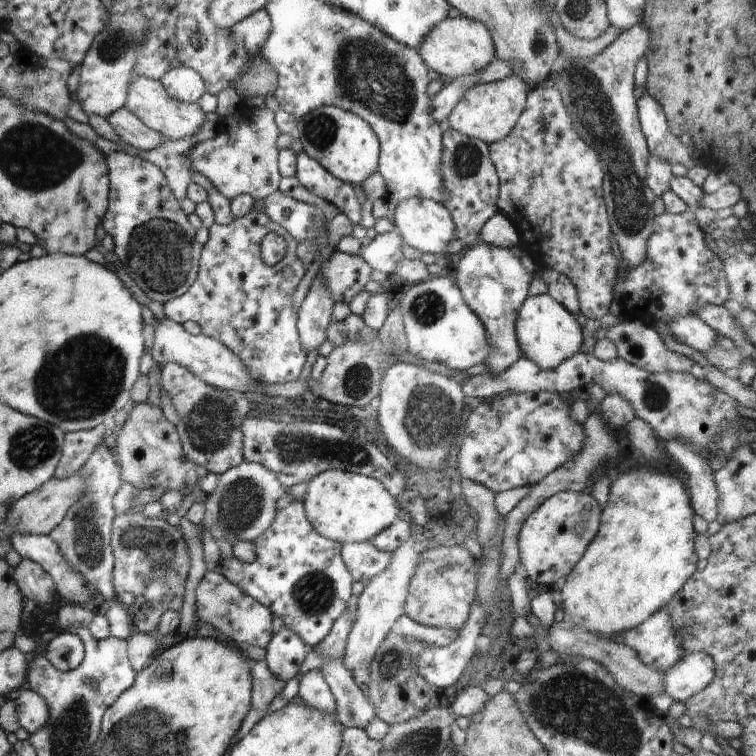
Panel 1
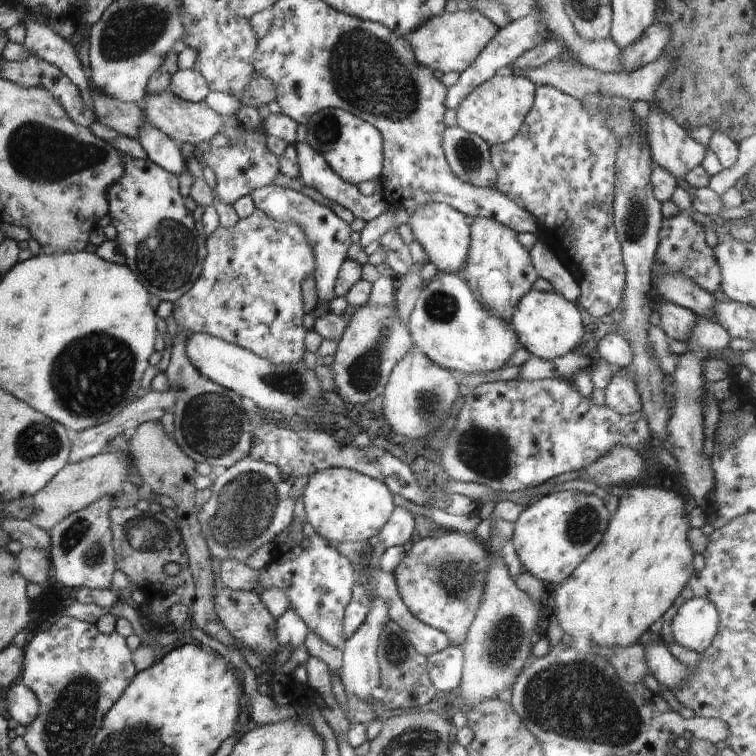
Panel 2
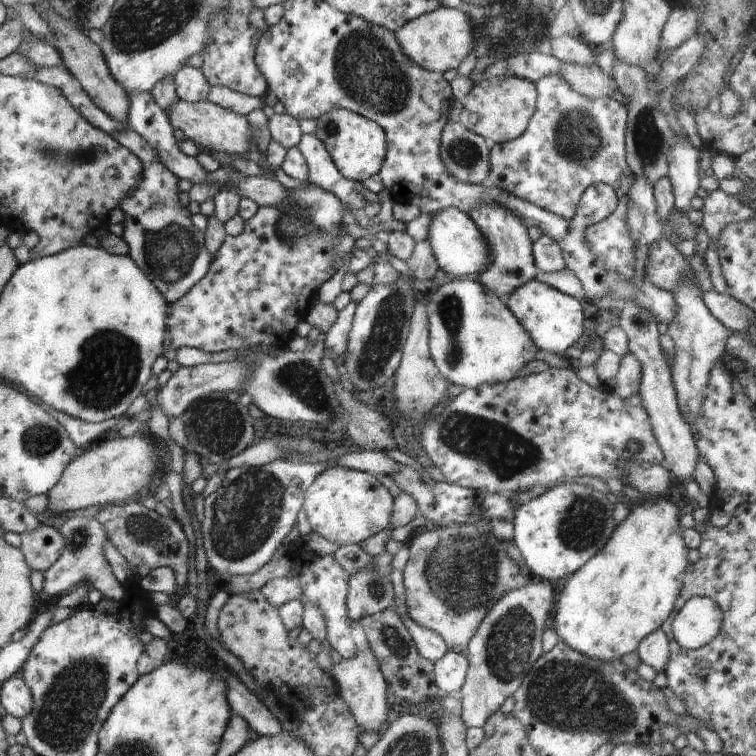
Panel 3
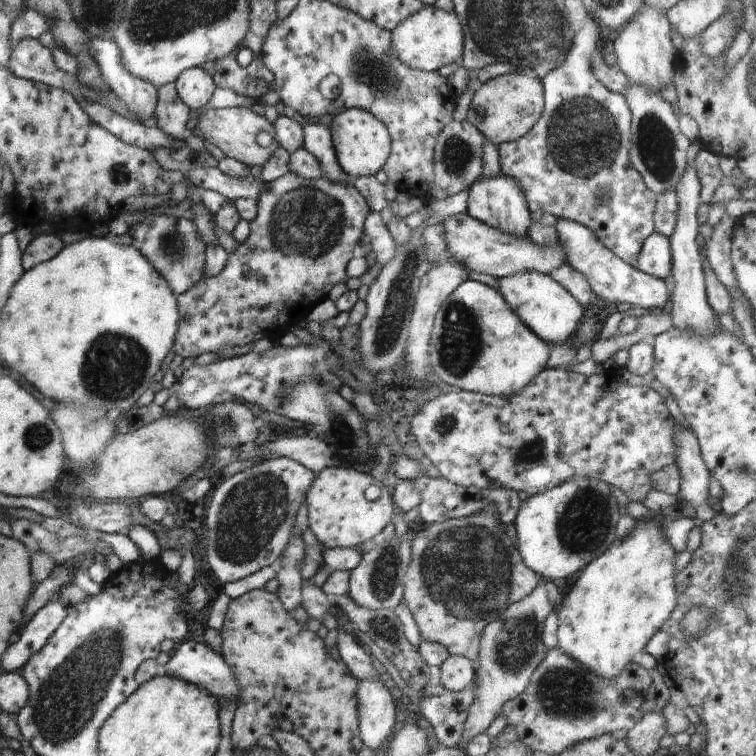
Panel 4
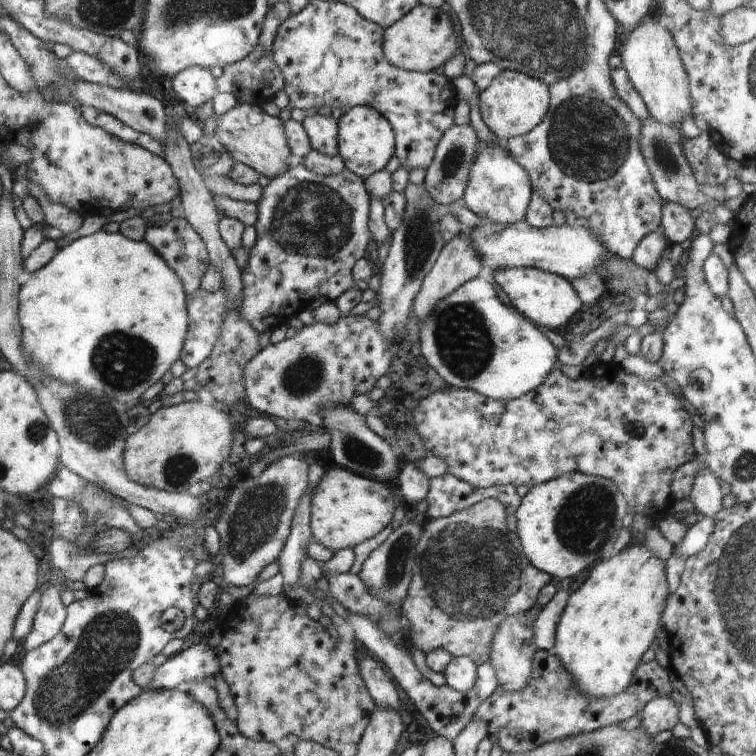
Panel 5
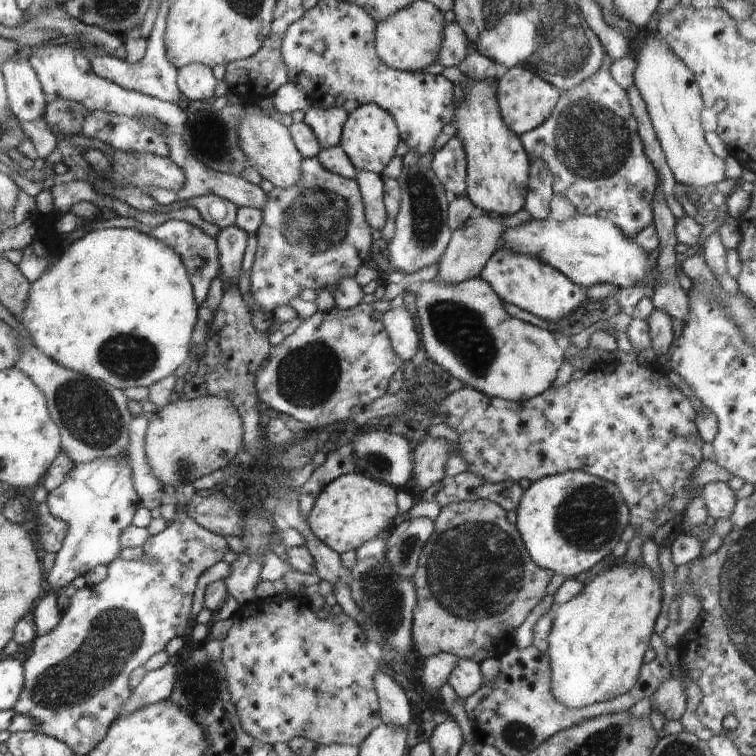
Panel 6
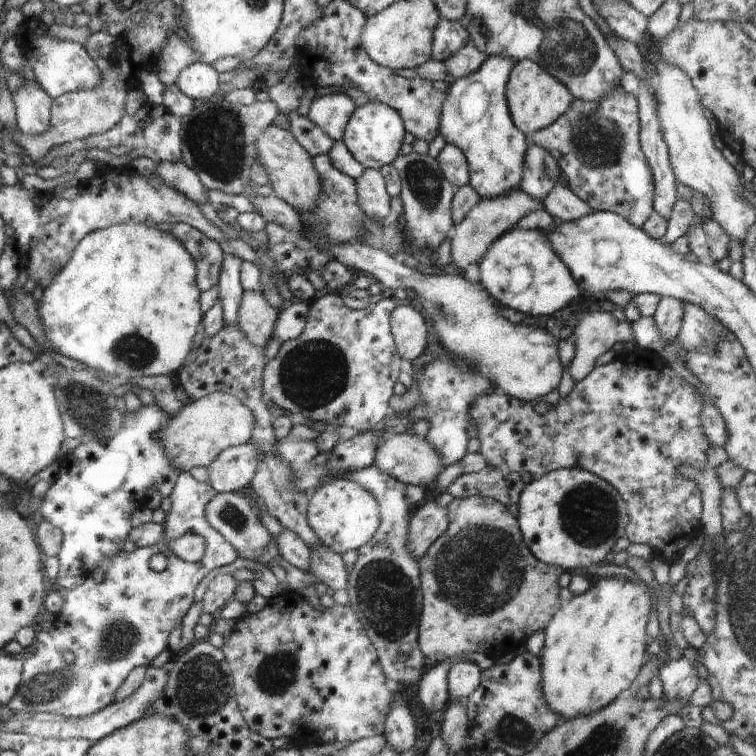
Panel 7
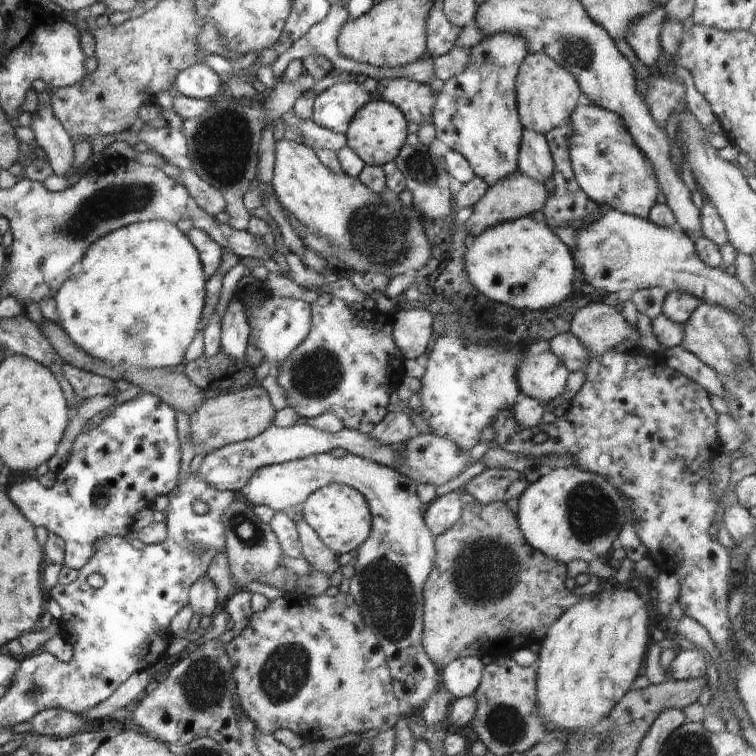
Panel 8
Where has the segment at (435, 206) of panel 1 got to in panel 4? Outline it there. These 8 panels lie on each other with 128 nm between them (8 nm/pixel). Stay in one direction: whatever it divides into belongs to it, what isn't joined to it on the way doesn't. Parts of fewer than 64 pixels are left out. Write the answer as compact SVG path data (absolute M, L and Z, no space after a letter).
M457 213L443 220L446 252L468 272L490 274L494 278L509 277L524 271L549 275L565 262L565 250L558 244L554 249L537 247L528 236L513 237L472 218L468 213Z

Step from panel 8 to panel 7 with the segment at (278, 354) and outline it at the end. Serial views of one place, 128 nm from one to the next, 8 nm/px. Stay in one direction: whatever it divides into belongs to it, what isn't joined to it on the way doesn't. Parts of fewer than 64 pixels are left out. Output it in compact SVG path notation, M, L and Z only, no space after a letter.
M294 299L284 304L279 312L272 339L282 341L298 338L306 326L309 313L309 302Z

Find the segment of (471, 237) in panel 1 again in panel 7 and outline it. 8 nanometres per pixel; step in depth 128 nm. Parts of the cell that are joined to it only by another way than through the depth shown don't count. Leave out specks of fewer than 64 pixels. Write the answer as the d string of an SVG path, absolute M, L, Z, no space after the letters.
M447 144L440 151L436 160L447 181L456 190L470 182L470 171L464 153L453 144Z

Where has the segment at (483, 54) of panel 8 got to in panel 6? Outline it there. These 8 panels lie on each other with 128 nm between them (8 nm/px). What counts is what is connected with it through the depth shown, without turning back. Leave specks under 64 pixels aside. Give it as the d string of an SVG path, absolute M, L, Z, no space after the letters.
M475 81L470 88L461 89L455 109L453 124L457 126L457 133L464 145L467 158L466 196L475 206L475 210L498 216L512 216L524 209L525 194L528 190L529 156L524 150L520 137L513 133L502 120L496 102L497 82L492 84Z

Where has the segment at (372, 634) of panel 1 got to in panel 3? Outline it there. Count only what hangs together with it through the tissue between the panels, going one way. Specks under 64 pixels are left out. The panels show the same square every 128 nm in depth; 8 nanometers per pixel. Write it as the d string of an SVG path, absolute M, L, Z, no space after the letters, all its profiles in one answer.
M370 649L358 651L351 657L342 659L339 664L334 664L331 673L339 686L341 697L361 730L380 732L390 721L388 712L392 699L385 695L387 682L375 654Z

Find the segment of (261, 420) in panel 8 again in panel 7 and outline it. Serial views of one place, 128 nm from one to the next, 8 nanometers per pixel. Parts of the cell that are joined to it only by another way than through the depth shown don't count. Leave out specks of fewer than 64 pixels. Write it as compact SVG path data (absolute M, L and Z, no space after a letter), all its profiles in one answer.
M220 391L207 394L196 400L185 400L179 413L169 416L159 432L164 452L173 464L186 473L196 466L206 466L230 447L247 443L255 420L251 410L234 395Z

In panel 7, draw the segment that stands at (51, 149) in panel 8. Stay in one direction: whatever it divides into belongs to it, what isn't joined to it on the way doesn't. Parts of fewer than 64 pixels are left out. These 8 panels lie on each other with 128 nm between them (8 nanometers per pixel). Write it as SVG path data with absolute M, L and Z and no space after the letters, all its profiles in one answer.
M36 80L24 82L11 92L14 118L22 134L36 137L47 129L53 100Z

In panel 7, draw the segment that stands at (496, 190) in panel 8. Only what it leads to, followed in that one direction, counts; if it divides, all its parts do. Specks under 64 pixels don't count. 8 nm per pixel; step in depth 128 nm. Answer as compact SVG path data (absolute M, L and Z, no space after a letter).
M520 188L495 199L481 198L478 204L468 212L466 218L455 226L451 238L451 266L456 270L465 272L470 264L479 264L481 258L488 252L491 244L514 228L517 220L520 220L528 211L542 211L542 201L537 201L528 196Z

